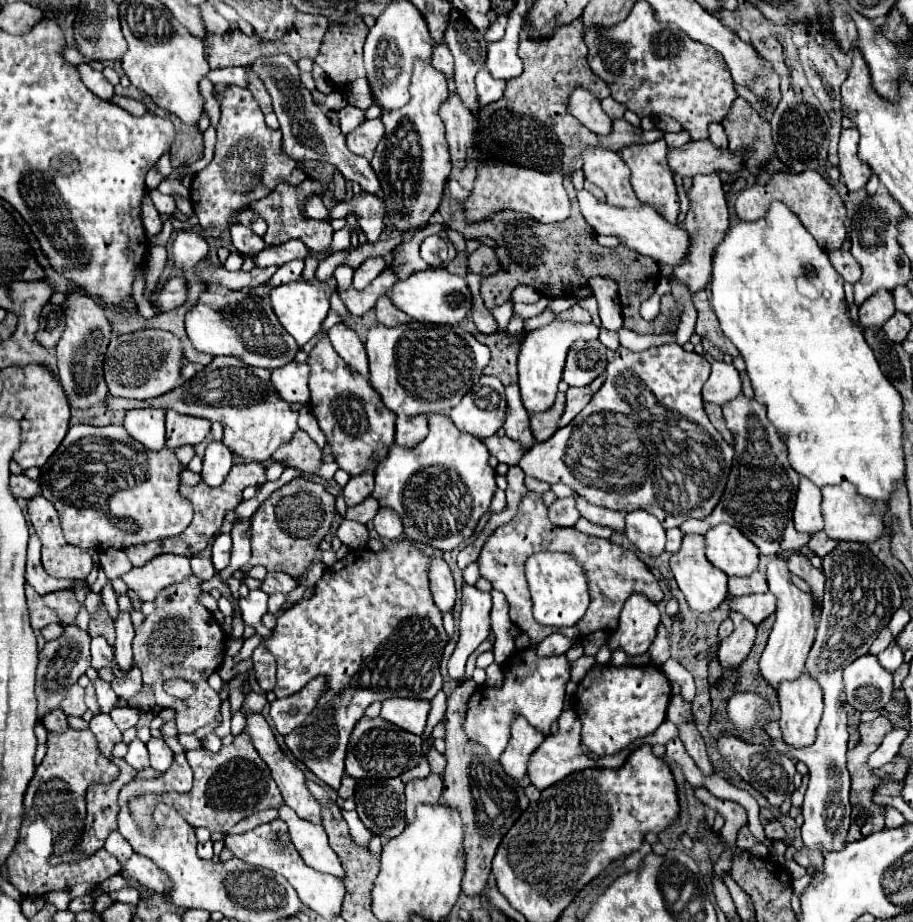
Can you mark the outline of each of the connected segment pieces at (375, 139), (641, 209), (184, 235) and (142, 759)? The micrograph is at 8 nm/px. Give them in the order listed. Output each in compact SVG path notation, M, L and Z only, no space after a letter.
M380 118L366 120L354 132L350 132L346 136L346 144L348 144L350 152L368 156L368 154L374 152L374 148L382 140L382 136L384 136L384 124L382 124L382 120Z
M580 190L578 192L578 202L580 202L580 210L582 216L586 220L586 224L590 228L594 228L596 234L608 234L608 236L616 236L622 244L626 244L628 248L654 258L656 262L664 262L664 264L680 264L686 256L688 250L688 234L674 224L668 224L654 208L650 206L638 206L638 208L618 208L618 206L608 206L606 202L596 200L588 190Z
M180 230L172 244L172 264L178 270L190 270L208 254L208 244L198 232Z
M134 738L128 746L128 754L126 754L126 762L140 770L140 768L148 768L148 750L146 750L146 744L140 740L140 738Z

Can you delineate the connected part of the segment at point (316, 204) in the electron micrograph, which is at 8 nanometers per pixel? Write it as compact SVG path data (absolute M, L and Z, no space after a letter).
M320 196L304 198L304 216L316 218L316 220L326 220L328 218L328 208L324 206Z

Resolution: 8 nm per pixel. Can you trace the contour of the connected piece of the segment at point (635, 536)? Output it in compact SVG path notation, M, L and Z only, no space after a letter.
M634 510L626 514L626 536L628 540L648 556L660 556L666 544L666 530L656 516L646 510Z

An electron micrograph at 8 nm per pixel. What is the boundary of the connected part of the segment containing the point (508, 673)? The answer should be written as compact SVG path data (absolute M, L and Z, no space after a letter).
M530 644L524 650L514 652L512 658L502 666L504 682L500 686L478 686L468 700L464 718L464 732L468 740L486 748L492 760L498 760L510 740L510 726L516 716L524 716L538 732L550 734L550 726L562 714L564 688L570 678L570 662L566 656L538 656L536 646Z

